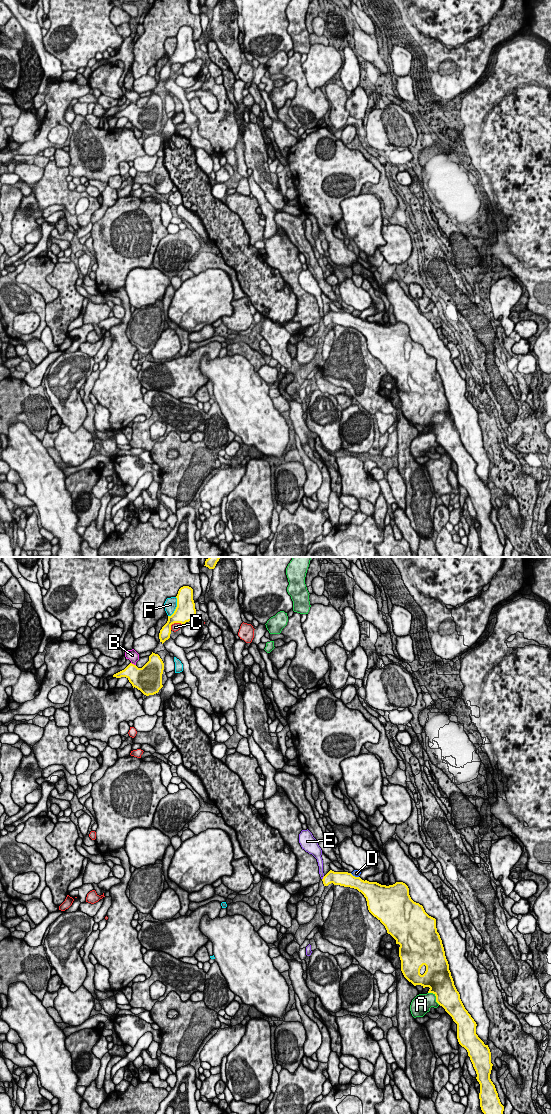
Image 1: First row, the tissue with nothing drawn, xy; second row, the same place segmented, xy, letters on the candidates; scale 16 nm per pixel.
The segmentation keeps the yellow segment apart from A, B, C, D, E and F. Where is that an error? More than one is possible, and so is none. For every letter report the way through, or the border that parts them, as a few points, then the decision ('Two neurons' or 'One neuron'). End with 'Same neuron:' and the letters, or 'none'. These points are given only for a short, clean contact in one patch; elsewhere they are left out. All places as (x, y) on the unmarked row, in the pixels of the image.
A: Two neurons
B: Path across: xy (139, 117), (133, 111), (133, 104), (132, 95). One neuron
C: Two neurons
D: Boundary: xy (350, 313), (358, 317). Two neurons
E: Two neurons
F: Two neurons
Same neuron: B

